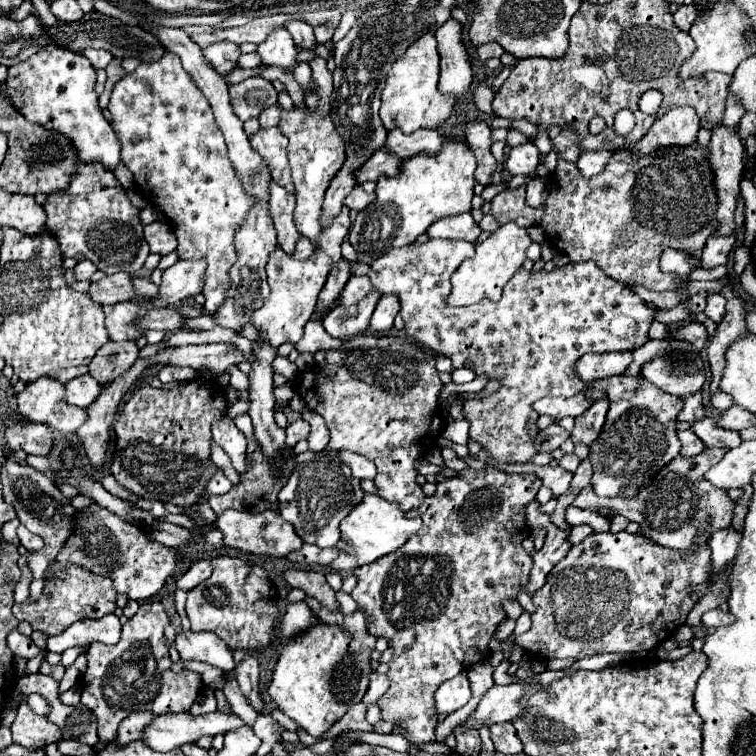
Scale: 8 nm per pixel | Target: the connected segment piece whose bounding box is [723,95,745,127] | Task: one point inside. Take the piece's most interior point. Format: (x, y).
(733, 114)

